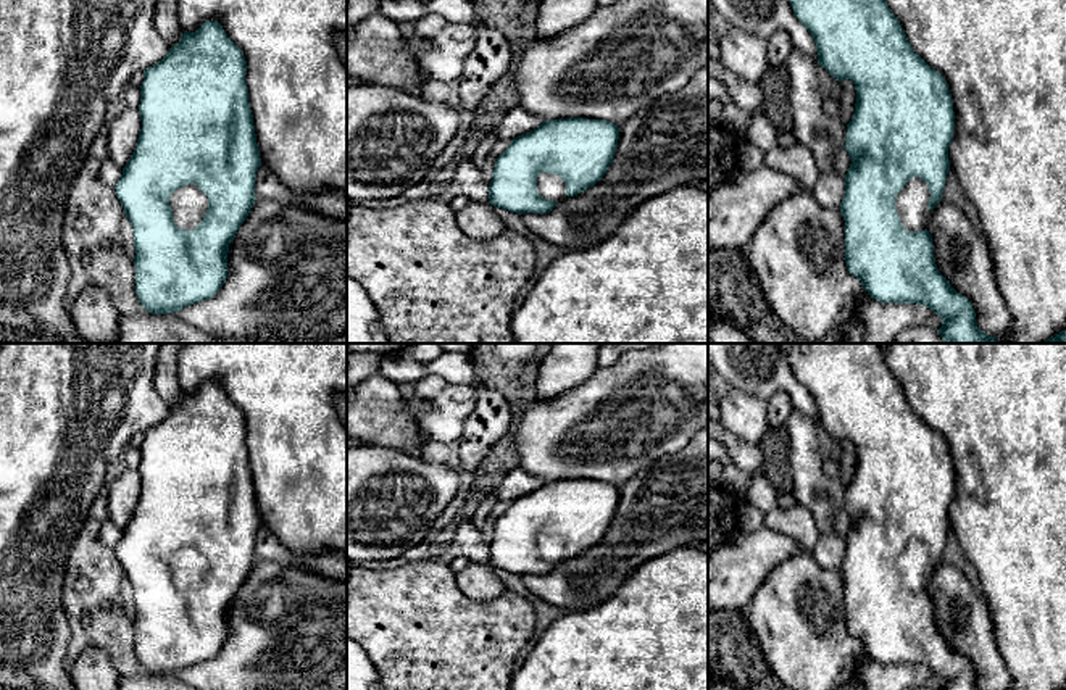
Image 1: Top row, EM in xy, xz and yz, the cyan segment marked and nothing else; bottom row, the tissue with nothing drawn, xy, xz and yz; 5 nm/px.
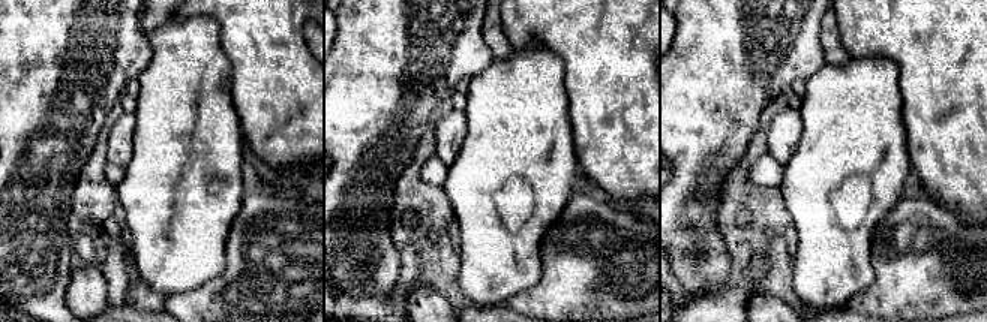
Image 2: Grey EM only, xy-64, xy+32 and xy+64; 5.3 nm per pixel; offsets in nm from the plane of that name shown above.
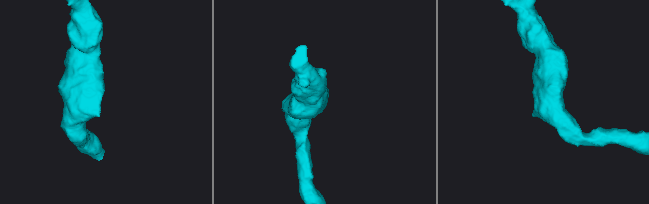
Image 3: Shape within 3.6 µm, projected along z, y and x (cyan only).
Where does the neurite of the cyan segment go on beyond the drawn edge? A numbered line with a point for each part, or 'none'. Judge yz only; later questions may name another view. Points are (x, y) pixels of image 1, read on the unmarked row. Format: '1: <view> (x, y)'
1: yz (911, 565)

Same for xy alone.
1: xy (189, 565)

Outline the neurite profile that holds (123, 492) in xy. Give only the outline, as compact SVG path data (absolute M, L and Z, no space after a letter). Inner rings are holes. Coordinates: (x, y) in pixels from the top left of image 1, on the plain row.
M126 468L118 477L108 480L105 490L110 522L123 530L137 508L142 490L139 469Z

